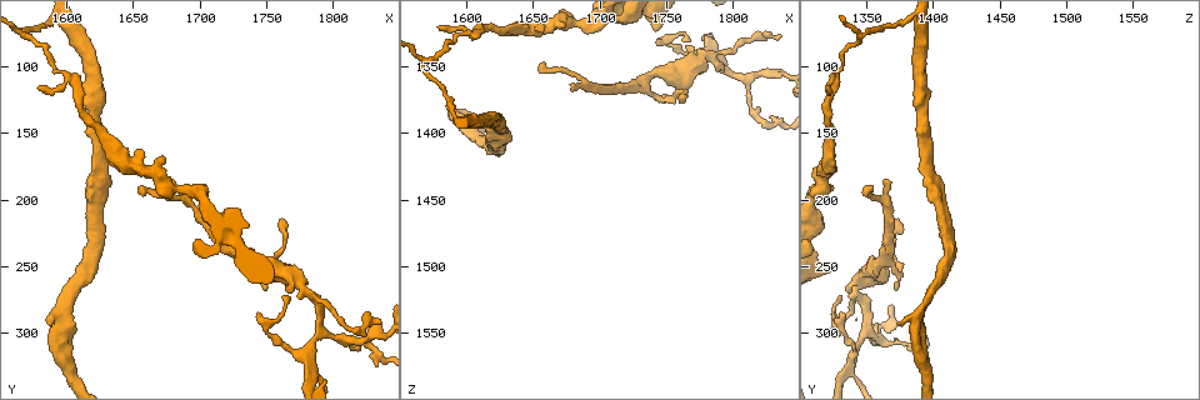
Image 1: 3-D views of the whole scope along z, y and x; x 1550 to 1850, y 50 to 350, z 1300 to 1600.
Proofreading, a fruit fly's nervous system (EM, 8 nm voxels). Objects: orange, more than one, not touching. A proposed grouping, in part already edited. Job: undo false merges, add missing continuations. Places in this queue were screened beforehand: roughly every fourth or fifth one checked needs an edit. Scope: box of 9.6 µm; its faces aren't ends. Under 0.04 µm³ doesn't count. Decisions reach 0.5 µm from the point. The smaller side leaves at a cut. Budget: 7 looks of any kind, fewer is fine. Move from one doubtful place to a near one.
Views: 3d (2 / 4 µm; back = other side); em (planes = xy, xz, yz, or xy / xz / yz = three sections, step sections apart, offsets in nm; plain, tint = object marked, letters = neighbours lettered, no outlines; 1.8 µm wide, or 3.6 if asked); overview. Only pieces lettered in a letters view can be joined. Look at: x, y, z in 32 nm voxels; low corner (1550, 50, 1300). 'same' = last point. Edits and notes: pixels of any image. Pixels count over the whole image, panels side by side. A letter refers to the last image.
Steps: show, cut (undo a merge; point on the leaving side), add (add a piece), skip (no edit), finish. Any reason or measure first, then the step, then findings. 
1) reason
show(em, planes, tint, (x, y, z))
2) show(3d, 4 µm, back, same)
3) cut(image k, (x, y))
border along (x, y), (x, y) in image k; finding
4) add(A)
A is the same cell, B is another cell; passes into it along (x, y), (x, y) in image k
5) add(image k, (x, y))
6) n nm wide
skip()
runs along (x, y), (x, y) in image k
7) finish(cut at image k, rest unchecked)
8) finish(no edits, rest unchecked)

an open end
show(em, planes, letters, (1742, 286, 1330))

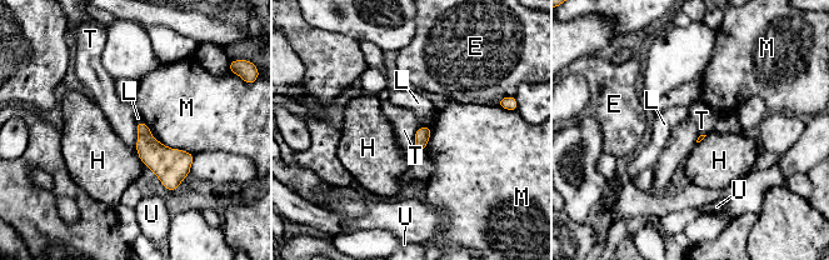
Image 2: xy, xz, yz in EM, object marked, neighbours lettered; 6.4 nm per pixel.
skip()
E, H, L, M, T and U are other cells; border along (430, 126), (417, 130), (415, 149) in image 2; none of them fits

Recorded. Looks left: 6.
side arm on a straight run
show(em, planes, letters, (1784, 324, 1338))

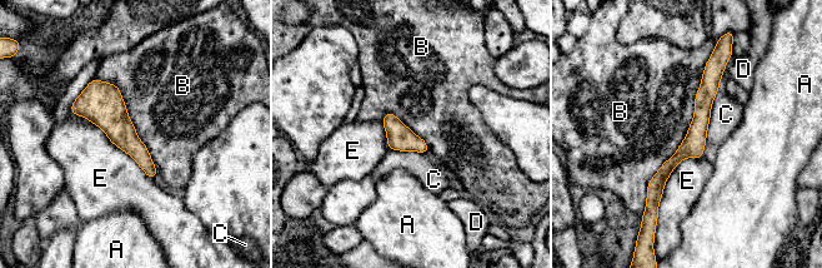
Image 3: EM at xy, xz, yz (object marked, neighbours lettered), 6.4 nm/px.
B touches over 1100 nm
skip()
A, B, C, D and E are other cells; runs along (710, 63), (696, 138), (658, 179), (655, 200) in image 3; continuous, no second neuron

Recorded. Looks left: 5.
thick turns thin
show(em, xz, step 16, letters, (1730, 244, 1366))

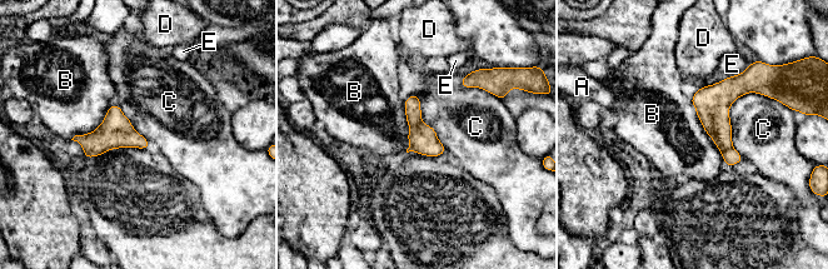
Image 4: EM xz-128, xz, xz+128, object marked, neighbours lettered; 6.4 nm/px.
show(em, planes, letters, same)

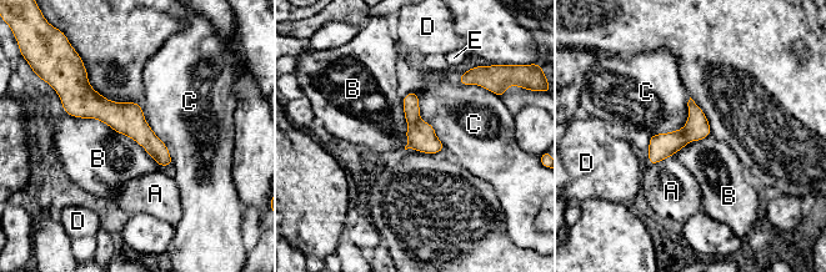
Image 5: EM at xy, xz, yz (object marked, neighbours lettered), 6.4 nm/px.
B touches over 700 nm
skip()
A, B, C, D and E are other cells; continuous, no second neuron

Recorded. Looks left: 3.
finish(no edits, rest unchecked)

